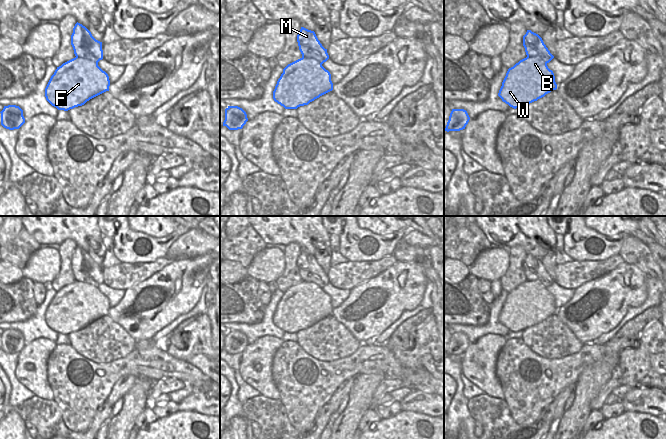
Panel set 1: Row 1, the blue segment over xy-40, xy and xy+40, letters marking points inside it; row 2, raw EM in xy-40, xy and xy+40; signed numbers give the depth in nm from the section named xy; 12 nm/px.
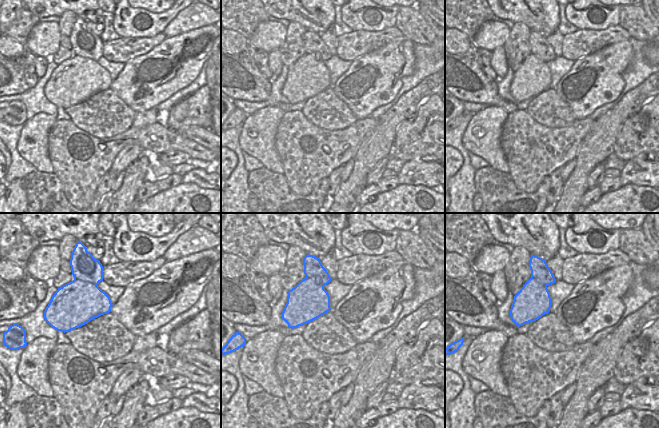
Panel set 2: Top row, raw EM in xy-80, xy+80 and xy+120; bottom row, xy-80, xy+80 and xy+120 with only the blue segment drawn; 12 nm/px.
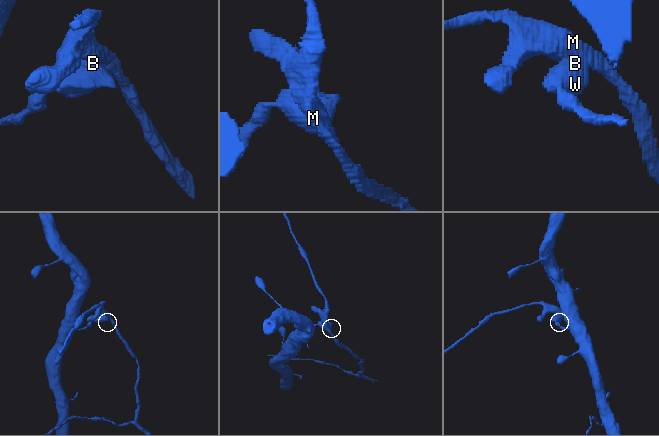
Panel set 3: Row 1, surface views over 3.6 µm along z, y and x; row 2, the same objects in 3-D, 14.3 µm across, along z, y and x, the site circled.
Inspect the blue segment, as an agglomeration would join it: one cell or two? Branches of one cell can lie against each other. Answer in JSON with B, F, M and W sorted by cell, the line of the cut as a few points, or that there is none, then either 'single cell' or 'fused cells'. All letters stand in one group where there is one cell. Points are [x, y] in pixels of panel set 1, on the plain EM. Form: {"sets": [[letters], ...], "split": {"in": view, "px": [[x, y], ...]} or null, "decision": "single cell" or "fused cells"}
{"sets": [["B", "F", "W"], ["M"]], "split": {"in": "xy-40", "px": [[76, 280], [87, 282], [97, 288]]}, "decision": "fused cells"}

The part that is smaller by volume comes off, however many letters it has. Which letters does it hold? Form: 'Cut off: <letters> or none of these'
Cut off: M

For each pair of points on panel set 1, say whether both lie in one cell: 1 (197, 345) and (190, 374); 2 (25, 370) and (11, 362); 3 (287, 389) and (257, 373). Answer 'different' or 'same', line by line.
1: different
2: different
3: different

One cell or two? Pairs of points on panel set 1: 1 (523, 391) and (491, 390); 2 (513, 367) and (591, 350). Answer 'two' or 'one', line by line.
1: two
2: one

